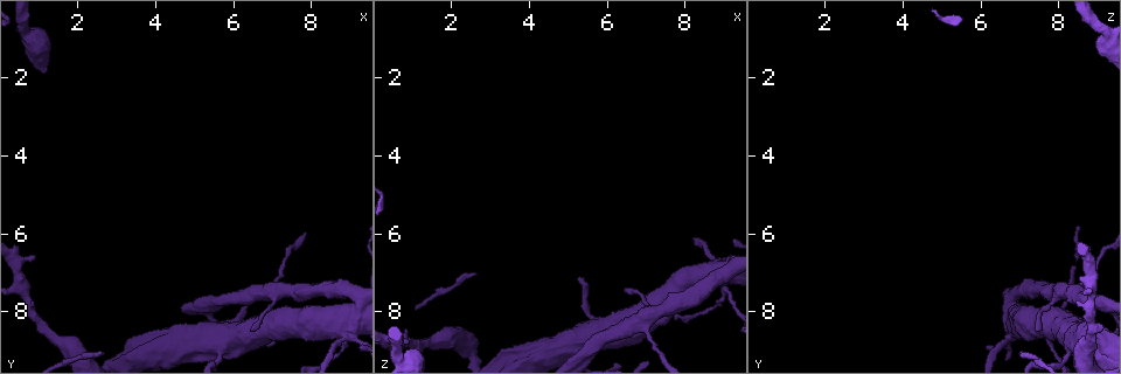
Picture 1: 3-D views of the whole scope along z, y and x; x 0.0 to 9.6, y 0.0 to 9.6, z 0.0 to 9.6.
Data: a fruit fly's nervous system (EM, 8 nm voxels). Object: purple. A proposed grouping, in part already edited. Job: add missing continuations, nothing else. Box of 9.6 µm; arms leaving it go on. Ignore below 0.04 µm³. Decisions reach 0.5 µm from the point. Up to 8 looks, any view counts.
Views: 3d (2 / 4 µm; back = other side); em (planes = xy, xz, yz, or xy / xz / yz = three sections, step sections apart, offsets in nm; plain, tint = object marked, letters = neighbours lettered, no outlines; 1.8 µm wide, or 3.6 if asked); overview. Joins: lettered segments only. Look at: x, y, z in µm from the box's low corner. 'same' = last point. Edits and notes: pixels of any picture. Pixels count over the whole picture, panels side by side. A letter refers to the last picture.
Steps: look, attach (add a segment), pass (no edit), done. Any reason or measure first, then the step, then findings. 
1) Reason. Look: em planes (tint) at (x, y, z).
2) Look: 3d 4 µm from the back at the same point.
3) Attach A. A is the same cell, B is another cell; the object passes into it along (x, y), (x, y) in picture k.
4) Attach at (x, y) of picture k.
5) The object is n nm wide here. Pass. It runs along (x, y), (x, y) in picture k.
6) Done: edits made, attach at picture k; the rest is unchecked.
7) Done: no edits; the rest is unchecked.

Sudden change in width. Look: 3d 4 µm at (0.60, 0.70, 9.10).

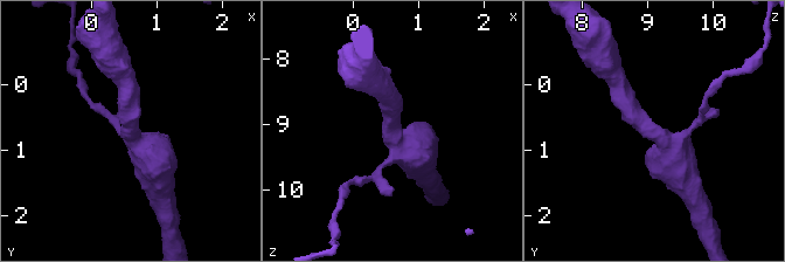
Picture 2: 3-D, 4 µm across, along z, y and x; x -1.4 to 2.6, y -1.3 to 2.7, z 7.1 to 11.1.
Shape alone is not enough. Look: em planes (letters) at (0.60, 0.70, 9.15).

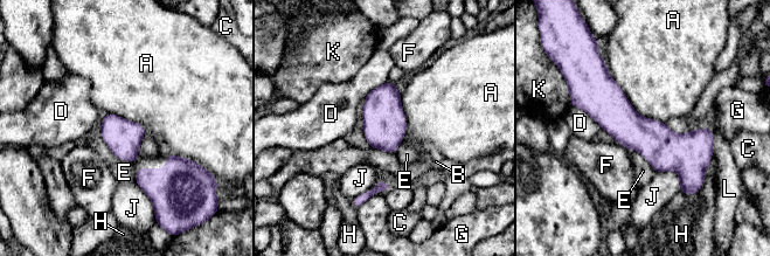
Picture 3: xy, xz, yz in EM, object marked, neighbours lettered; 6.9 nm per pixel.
Pass. A, B, C, D, E, F, G, H, J, K and L are other cells; it runs along (581, 103), (708, 158) in picture 3; no lettered segment goes on from it.

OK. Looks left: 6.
An open end. Look: em planes (letters) at (0.95, 6.50, 8.70).

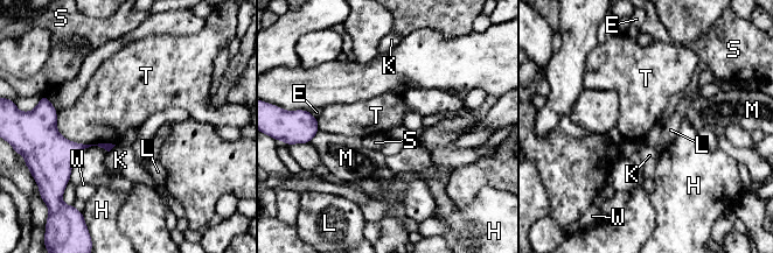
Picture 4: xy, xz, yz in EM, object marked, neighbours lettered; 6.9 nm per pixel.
Pass. E, H, K, L, M, S, T and W are other cells; it runs along (57, 136), (67, 146), (109, 146) in picture 4; none of them fits.

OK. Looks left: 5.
Thick turns thin. Look: em 3.6 µm xy step 4 (letters) at (1.65, 8.90, 8.65).

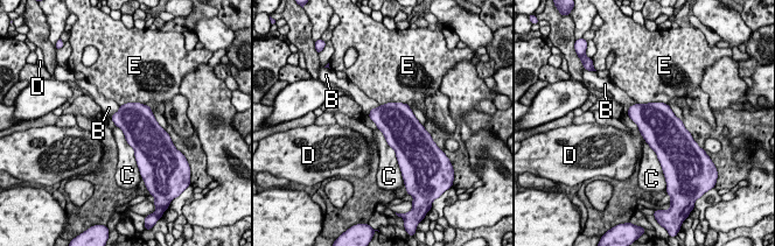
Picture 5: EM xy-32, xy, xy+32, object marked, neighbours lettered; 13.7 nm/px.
Pass. B, C, D and E are other cells; a border runs along (114, 124), (133, 149), (135, 159) in picture 5; none of them fits.

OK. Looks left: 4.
A narrow waist. Look: em planes (letters) at (7.30, 6.70, 9.00).

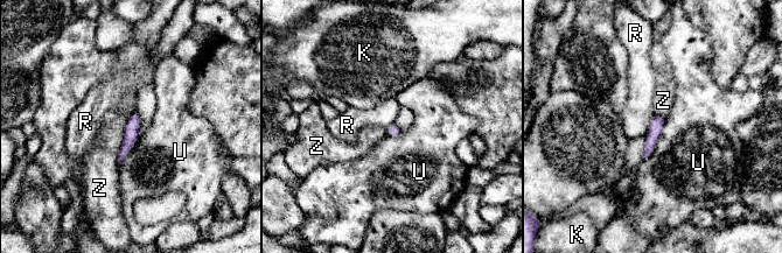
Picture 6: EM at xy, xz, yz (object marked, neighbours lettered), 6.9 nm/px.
The object is 90 nm wide here. Pass. K, R, U and Z are other cells; a border runs along (654, 114), (646, 134) in picture 6; no lettered segment goes on from it.

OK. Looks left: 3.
Done: no edits; the rest is unchecked.

